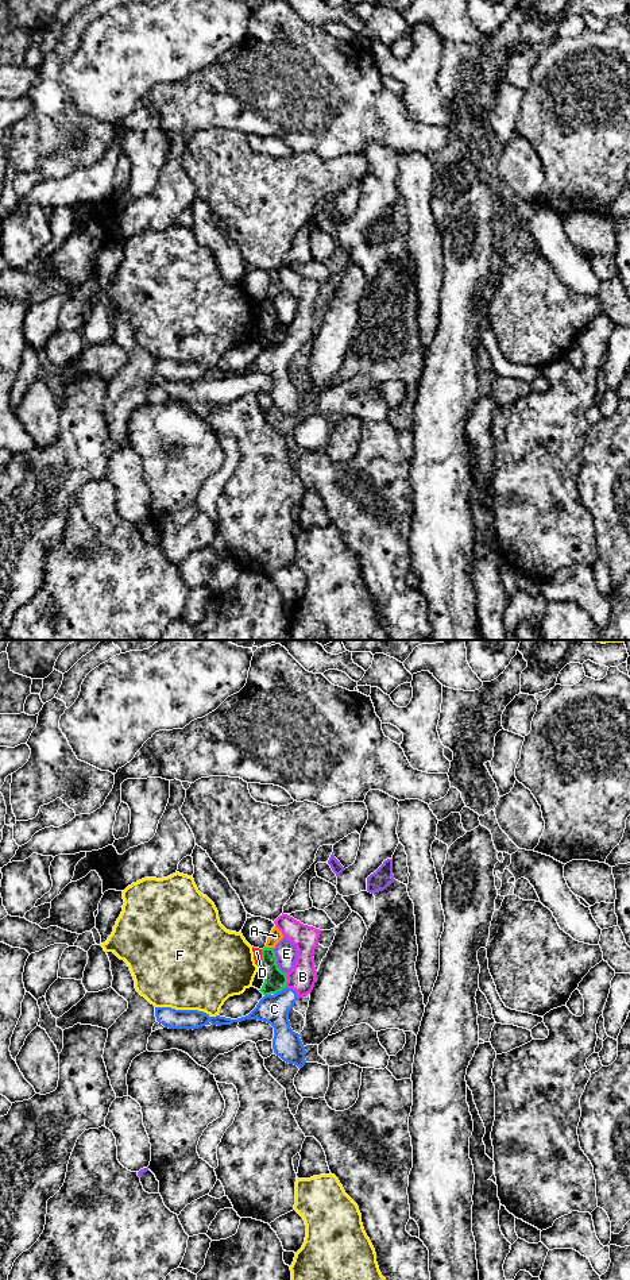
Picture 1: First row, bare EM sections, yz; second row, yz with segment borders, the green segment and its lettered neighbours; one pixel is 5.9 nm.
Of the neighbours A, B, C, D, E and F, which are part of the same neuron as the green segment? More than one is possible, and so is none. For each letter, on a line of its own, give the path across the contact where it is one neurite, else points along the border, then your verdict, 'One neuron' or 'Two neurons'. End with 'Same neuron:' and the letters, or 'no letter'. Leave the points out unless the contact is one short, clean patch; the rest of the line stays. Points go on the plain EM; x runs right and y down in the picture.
A: Boundary: yz (266, 297), (273, 300). Two neurons
B: Boundary: yz (288, 326), (285, 338). Two neurons
C: Boundary: yz (286, 339), (274, 346). Two neurons
D: Boundary: yz (262, 301), (258, 317). Two neurons
E: Boundary: yz (273, 300), (277, 317), (286, 326). Two neurons
F: Two neurons
Same neuron: no letter

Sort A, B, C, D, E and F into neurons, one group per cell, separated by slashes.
A / B C / D / E / F

